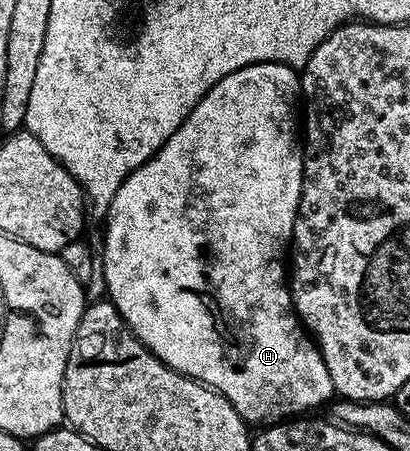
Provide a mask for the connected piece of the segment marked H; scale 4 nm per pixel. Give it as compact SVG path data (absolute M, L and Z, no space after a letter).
M259 62L258 64L250 64L246 68L238 68L238 72L230 72L230 76L218 80L218 84L214 84L214 88L210 88L210 92L206 92L206 96L202 96L202 100L192 109L190 116L186 116L186 120L178 128L178 132L174 132L174 136L170 136L170 140L166 140L166 144L162 144L160 151L150 160L146 160L146 164L142 164L137 170L130 172L130 176L126 176L122 188L118 188L118 192L114 192L114 200L109 204L106 215L108 227L104 230L104 282L108 285L107 297L116 305L116 311L123 316L128 324L128 329L135 334L136 339L155 358L162 360L171 370L177 370L188 378L195 378L196 381L203 382L205 386L210 386L218 391L225 400L232 404L232 407L248 424L253 424L252 422L272 424L277 420L288 420L293 416L300 416L305 412L315 411L312 410L315 406L322 405L328 397L333 397L334 394L330 372L326 372L326 364L320 355L320 347L310 337L309 331L304 323L301 322L299 314L296 313L296 307L292 305L292 292L289 289L290 282L286 277L286 255L290 250L292 229L294 228L296 213L300 210L300 193L304 183L304 159L302 157L302 146L298 141L298 99L300 97L300 79L297 71L293 67L283 66L281 62Z

